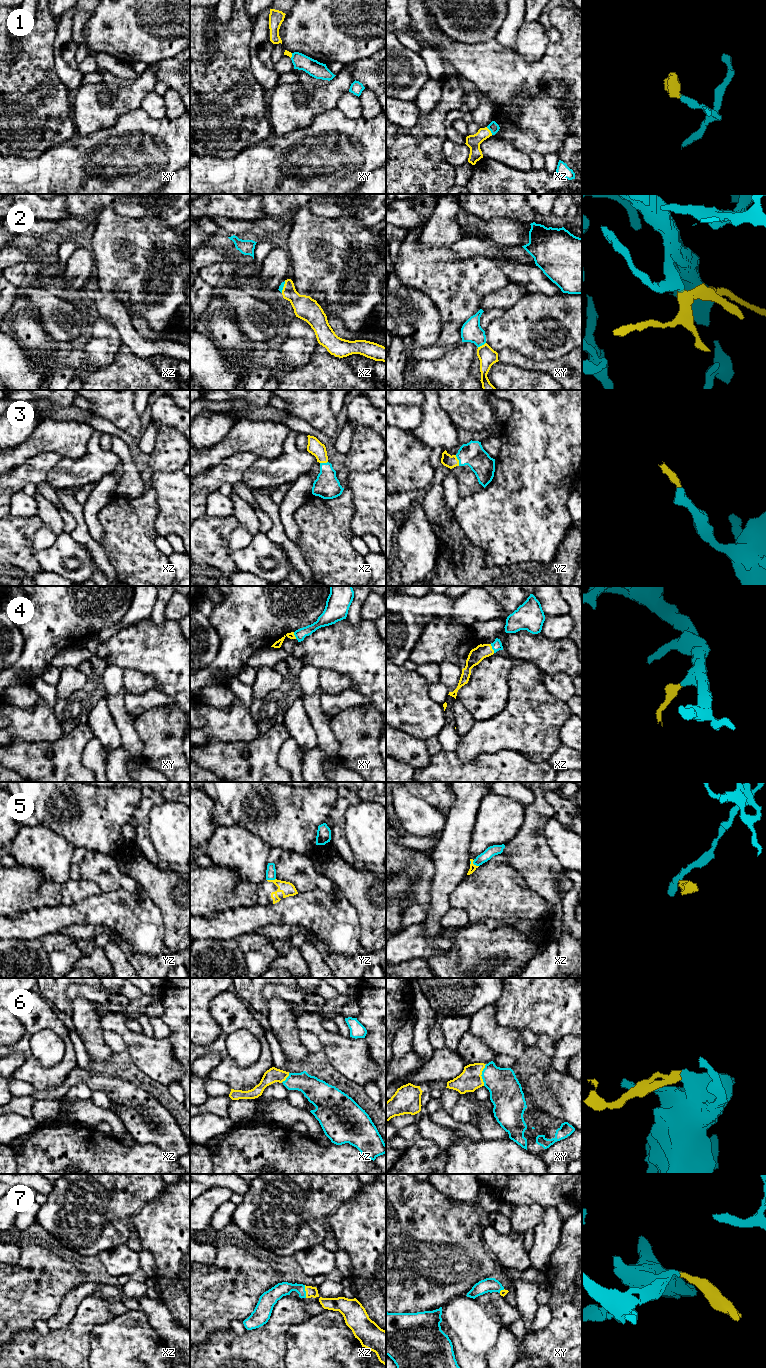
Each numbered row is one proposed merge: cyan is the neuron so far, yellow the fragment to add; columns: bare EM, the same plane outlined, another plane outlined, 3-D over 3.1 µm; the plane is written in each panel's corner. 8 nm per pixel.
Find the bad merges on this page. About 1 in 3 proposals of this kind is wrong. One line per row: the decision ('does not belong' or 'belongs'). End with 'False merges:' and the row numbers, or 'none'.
1: belongs
2: belongs
3: belongs
4: belongs
5: does not belong
6: belongs
7: belongs
False merges: 5

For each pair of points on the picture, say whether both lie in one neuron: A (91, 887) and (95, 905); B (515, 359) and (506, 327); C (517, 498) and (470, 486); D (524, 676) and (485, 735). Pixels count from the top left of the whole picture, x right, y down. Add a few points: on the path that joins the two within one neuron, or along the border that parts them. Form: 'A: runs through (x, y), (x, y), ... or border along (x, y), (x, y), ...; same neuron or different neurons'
A: border along (102, 893), (86, 897), (82, 901), (71, 905); different neurons
B: border along (498, 352), (504, 349), (514, 349), (533, 359); different neurons
C: border along (483, 487), (460, 498); different neurons
D: runs through (523, 692), (523, 701), (501, 723); same neuron

